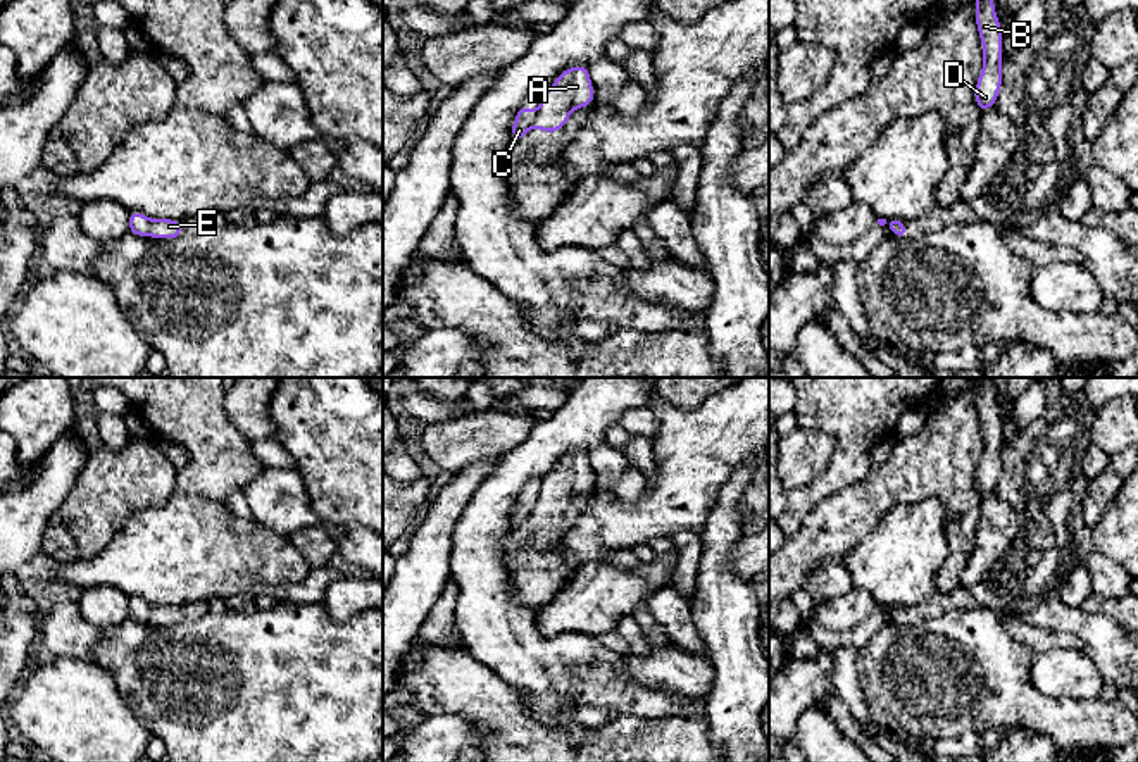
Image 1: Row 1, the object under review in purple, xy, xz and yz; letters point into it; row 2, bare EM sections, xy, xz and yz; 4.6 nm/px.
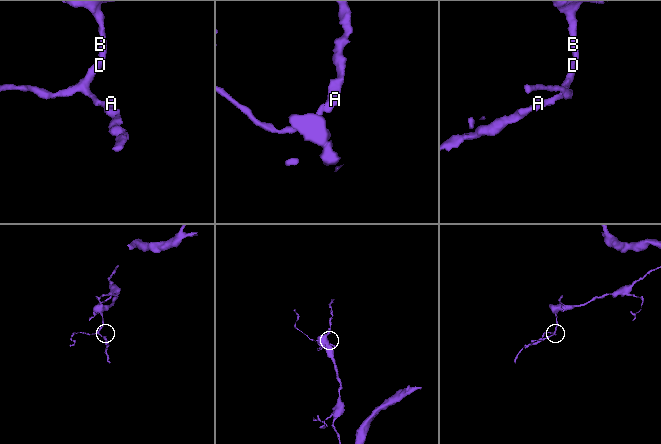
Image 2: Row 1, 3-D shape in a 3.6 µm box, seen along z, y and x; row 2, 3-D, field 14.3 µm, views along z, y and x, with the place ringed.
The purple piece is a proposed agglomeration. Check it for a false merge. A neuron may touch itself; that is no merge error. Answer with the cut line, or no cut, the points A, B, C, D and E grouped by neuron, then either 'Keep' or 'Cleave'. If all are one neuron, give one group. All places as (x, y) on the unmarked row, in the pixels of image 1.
Split along xy (152, 607), (149, 619). Groups: A E / B C D. Cleave

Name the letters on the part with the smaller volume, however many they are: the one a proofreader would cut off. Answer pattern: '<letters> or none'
A, E

